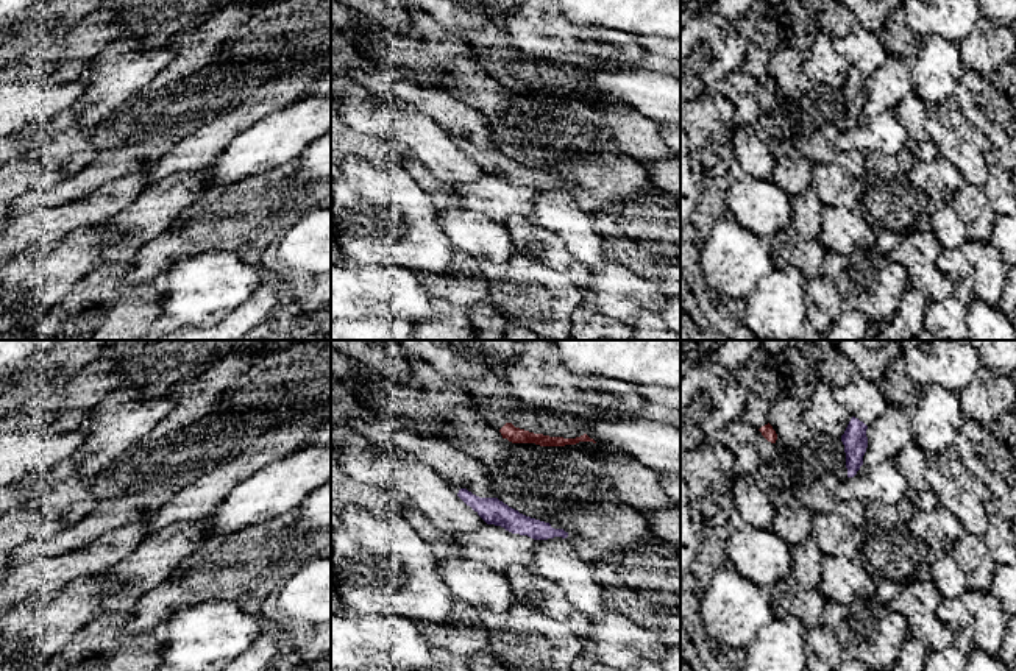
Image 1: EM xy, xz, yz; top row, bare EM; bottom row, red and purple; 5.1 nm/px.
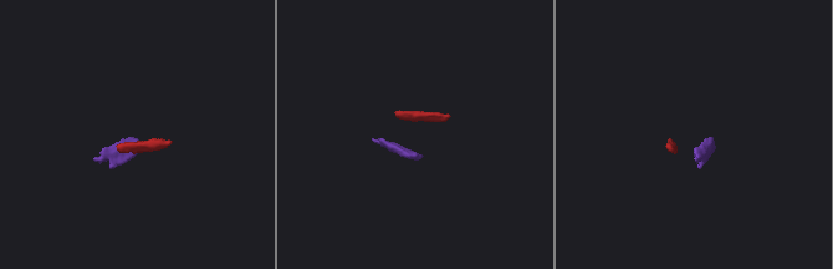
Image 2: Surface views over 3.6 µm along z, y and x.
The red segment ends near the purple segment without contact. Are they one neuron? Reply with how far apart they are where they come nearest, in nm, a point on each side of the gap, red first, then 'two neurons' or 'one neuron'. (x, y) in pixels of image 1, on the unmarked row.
300 nm | xz (512, 92), (497, 149) | two neurons

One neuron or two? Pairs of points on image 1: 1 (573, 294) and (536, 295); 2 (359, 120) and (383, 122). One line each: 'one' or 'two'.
1: one
2: one

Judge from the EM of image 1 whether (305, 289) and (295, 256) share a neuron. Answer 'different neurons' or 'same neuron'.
same neuron

